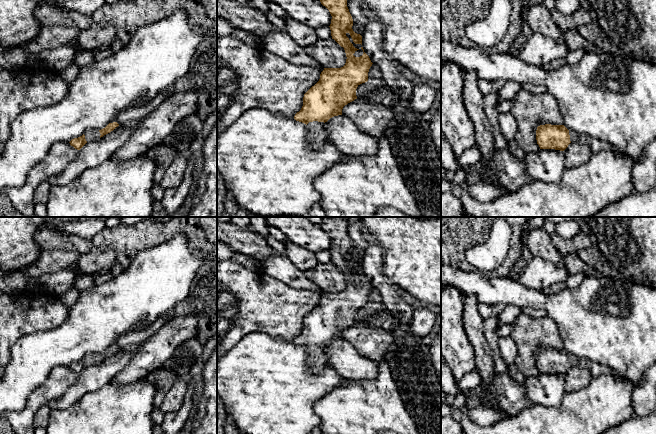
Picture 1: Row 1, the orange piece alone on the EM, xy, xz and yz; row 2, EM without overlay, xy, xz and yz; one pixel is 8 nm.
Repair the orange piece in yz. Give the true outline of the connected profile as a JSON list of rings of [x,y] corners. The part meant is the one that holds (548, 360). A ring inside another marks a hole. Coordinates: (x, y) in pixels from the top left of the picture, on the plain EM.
[[[545,348],[537,351],[536,364],[540,373],[555,373],[564,375],[570,367],[586,368],[592,376],[611,375],[617,373],[597,362],[576,358],[564,349]]]

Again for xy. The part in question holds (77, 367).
[[[113,346],[109,347],[105,352],[101,354],[98,353],[88,354],[82,360],[72,363],[69,367],[75,373],[80,374],[86,367],[98,364],[99,362],[113,355],[118,350],[119,348],[117,346]]]

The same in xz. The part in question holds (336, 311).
[[[323,217],[320,226],[329,234],[332,240],[329,250],[332,263],[344,272],[347,283],[345,289],[341,292],[324,292],[320,298],[319,305],[304,318],[303,330],[294,340],[296,345],[307,349],[308,367],[313,373],[319,372],[325,365],[327,360],[325,347],[334,340],[342,339],[343,331],[357,323],[356,313],[360,308],[368,305],[368,296],[373,288],[365,276],[360,281],[353,279],[359,273],[353,270],[346,258],[350,258],[355,268],[361,269],[362,260],[352,253],[353,243],[347,231],[345,218]]]

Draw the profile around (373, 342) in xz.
[[[357,322],[343,331],[342,339],[348,341],[361,356],[379,362],[393,344],[394,334],[379,325],[366,326]]]

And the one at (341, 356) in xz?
[[[338,339],[325,346],[327,360],[325,365],[333,368],[342,378],[353,381],[372,381],[377,376],[377,362],[361,356],[346,340]]]

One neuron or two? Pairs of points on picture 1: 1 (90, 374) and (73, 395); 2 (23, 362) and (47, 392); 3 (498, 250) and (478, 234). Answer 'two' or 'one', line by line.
1: one
2: two
3: two

